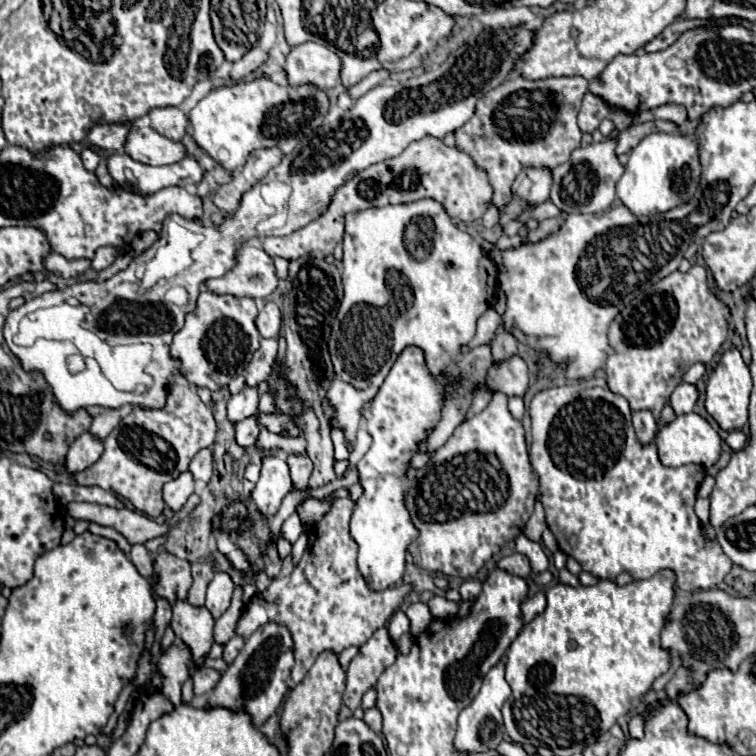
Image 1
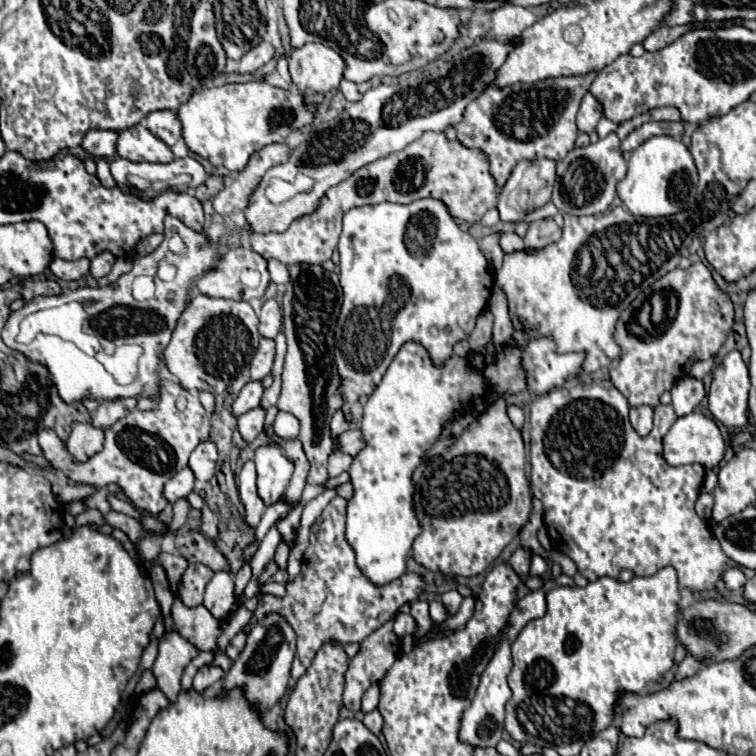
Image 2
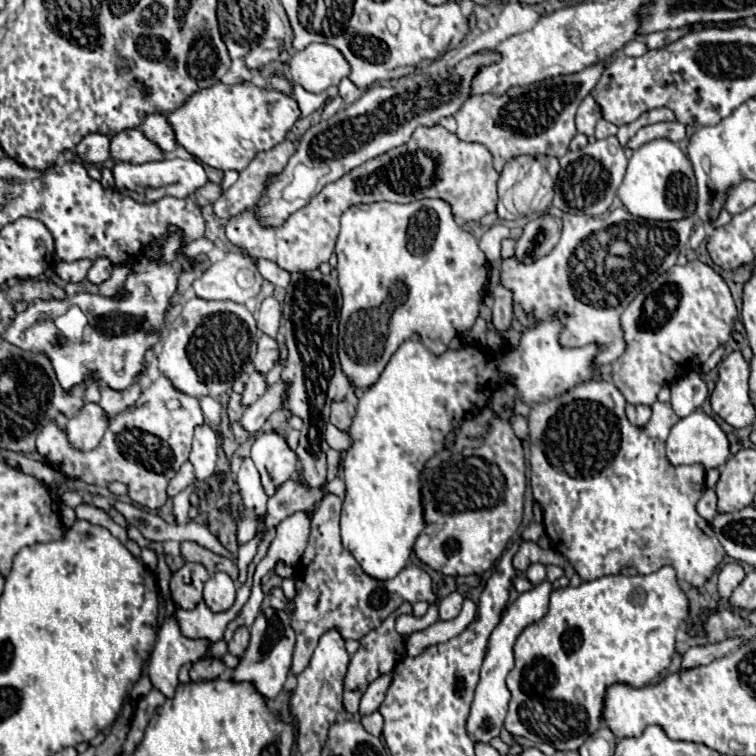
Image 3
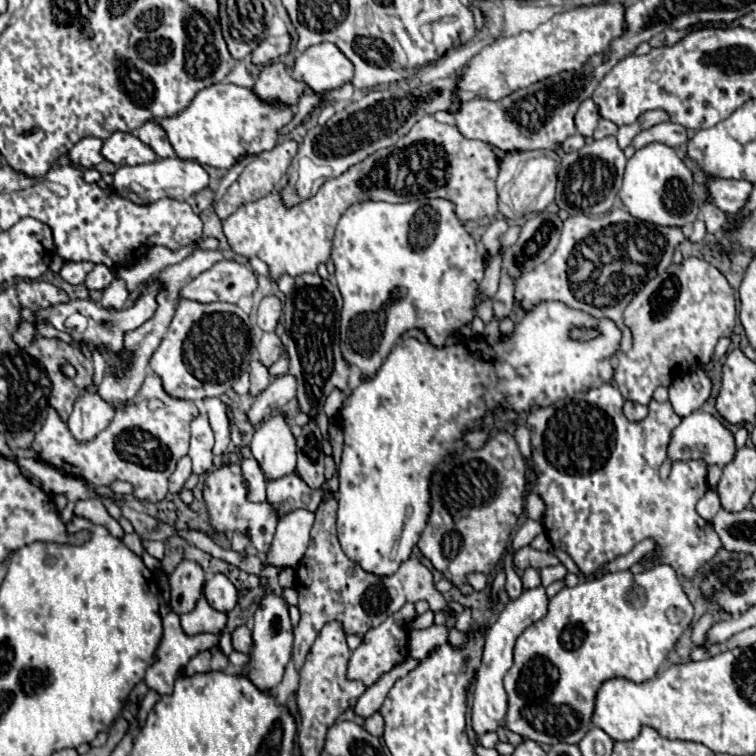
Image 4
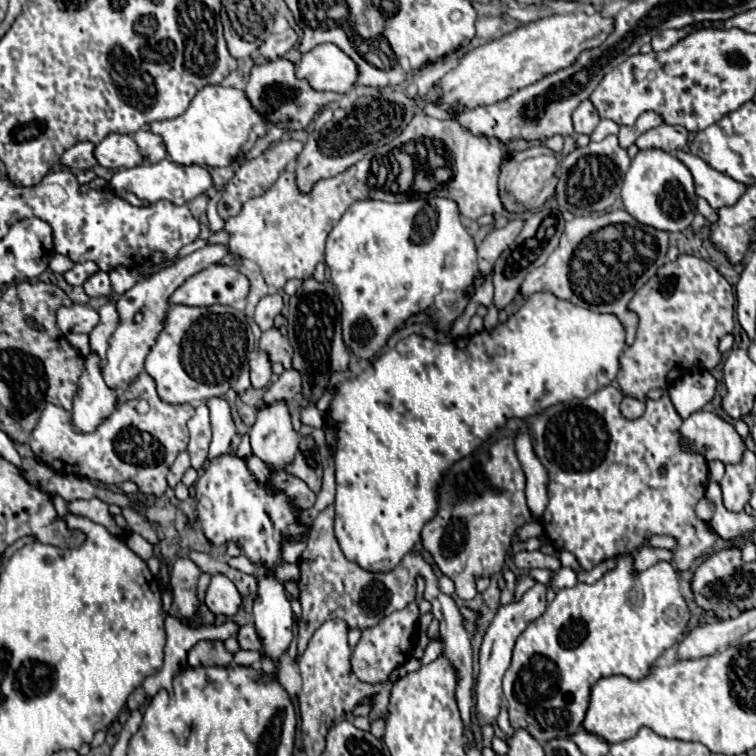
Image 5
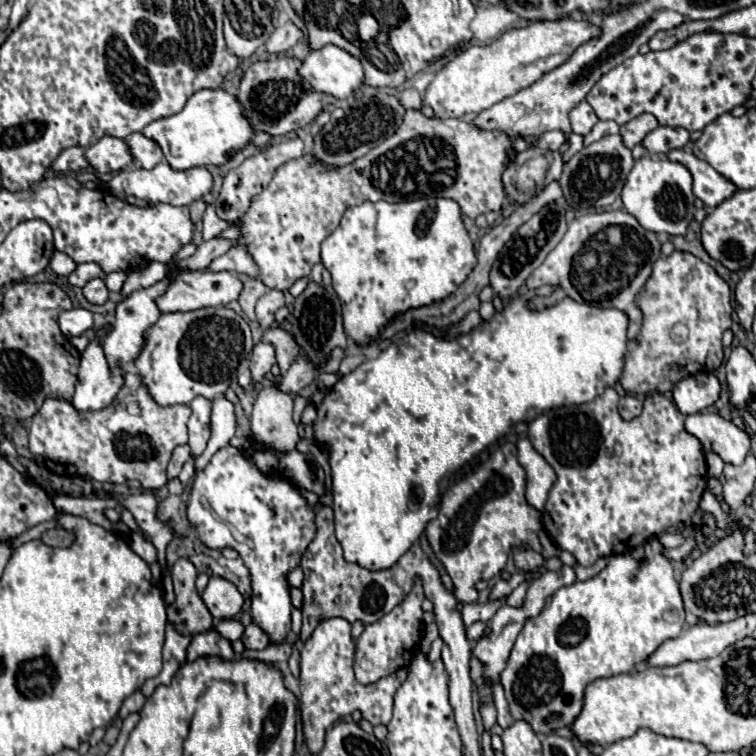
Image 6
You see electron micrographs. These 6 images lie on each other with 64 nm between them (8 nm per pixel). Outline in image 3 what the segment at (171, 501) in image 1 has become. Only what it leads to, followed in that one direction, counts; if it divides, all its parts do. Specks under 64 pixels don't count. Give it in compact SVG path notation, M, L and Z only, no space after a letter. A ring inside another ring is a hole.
M184 462L182 468L178 470L178 474L176 474L176 476L170 480L170 484L168 484L168 496L174 498L178 492L182 492L184 488L188 488L194 480L196 480L196 476L194 476L192 464L190 464L190 462Z

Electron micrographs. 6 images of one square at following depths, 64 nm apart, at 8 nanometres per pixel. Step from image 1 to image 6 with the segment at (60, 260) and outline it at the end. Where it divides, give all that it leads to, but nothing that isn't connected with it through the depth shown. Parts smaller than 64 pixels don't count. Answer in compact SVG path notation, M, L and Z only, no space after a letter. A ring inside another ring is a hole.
M88 262L88 264L78 264L76 266L76 270L68 276L68 282L72 284L72 286L84 286L88 280L92 280L92 278L104 278L106 274L102 272L102 268L98 266L98 264L92 264L92 262Z

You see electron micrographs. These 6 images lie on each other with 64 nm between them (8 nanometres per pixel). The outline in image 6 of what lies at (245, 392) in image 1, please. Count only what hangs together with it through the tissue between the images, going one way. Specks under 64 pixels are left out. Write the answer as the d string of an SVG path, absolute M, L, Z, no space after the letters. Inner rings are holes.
M256 344L252 358L250 358L250 372L252 372L252 382L256 384L264 384L266 382L266 374L270 372L272 364L274 364L274 348L272 344Z

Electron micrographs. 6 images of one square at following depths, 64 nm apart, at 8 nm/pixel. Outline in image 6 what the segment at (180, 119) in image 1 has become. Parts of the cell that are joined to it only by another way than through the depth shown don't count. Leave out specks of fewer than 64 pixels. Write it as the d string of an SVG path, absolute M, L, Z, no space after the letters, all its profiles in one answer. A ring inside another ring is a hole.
M140 132L132 134L126 138L132 156L140 162L142 168L154 168L158 162L164 160L164 154L160 152L160 148L156 148L154 140L148 140L146 136L140 136Z

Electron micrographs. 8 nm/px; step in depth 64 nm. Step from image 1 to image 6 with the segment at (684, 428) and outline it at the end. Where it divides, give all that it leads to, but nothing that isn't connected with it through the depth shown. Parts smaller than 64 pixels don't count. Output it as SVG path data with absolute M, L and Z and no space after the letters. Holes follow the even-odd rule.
M690 414L684 426L692 436L700 440L706 454L714 452L728 464L742 464L750 450L748 434L718 414Z

